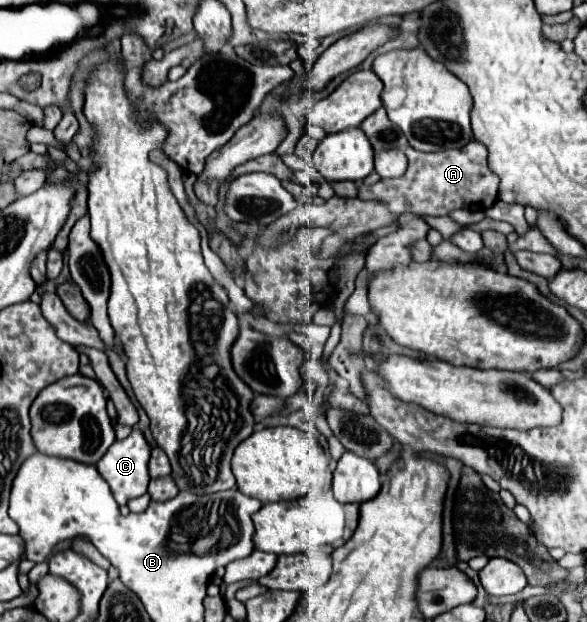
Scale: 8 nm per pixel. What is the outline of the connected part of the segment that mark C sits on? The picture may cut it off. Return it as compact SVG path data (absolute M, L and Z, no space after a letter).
M134 427L132 433L122 439L116 441L110 451L106 451L104 459L100 459L100 463L96 463L98 473L106 479L106 483L110 485L110 491L114 495L114 499L118 501L118 505L126 505L130 499L140 497L146 493L150 475L148 475L148 459L150 459L150 447L144 439L144 435Z

